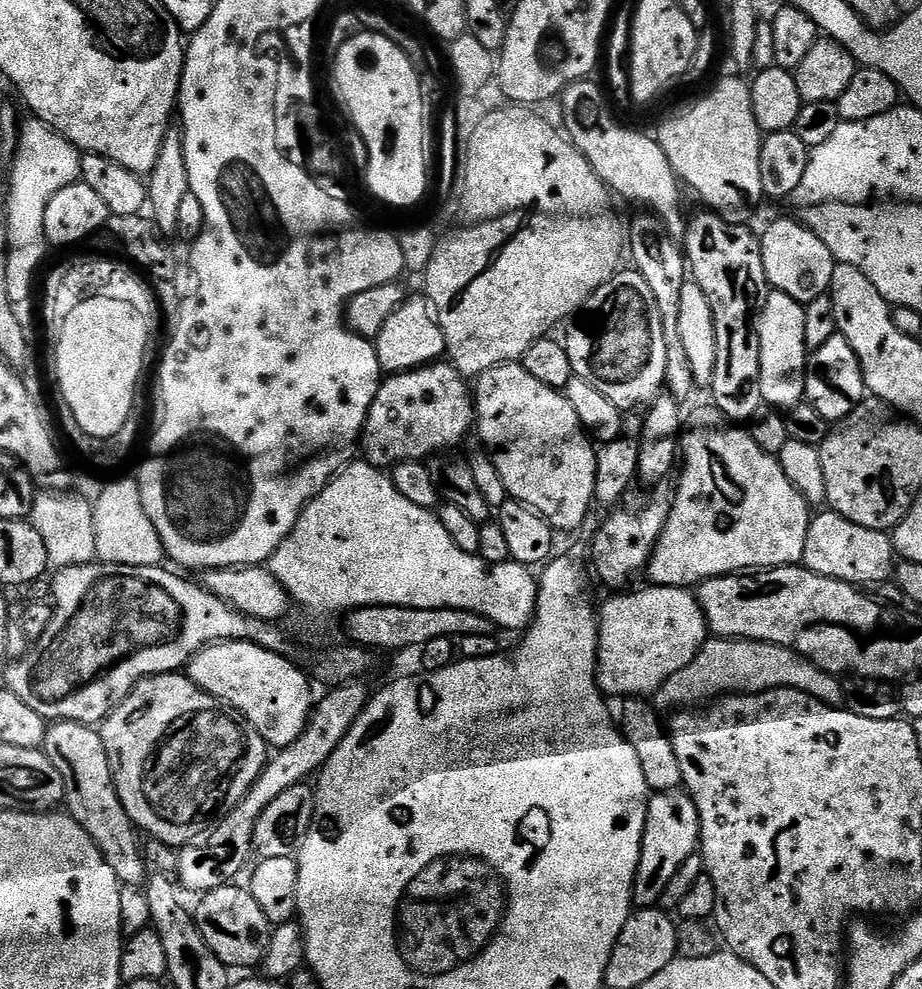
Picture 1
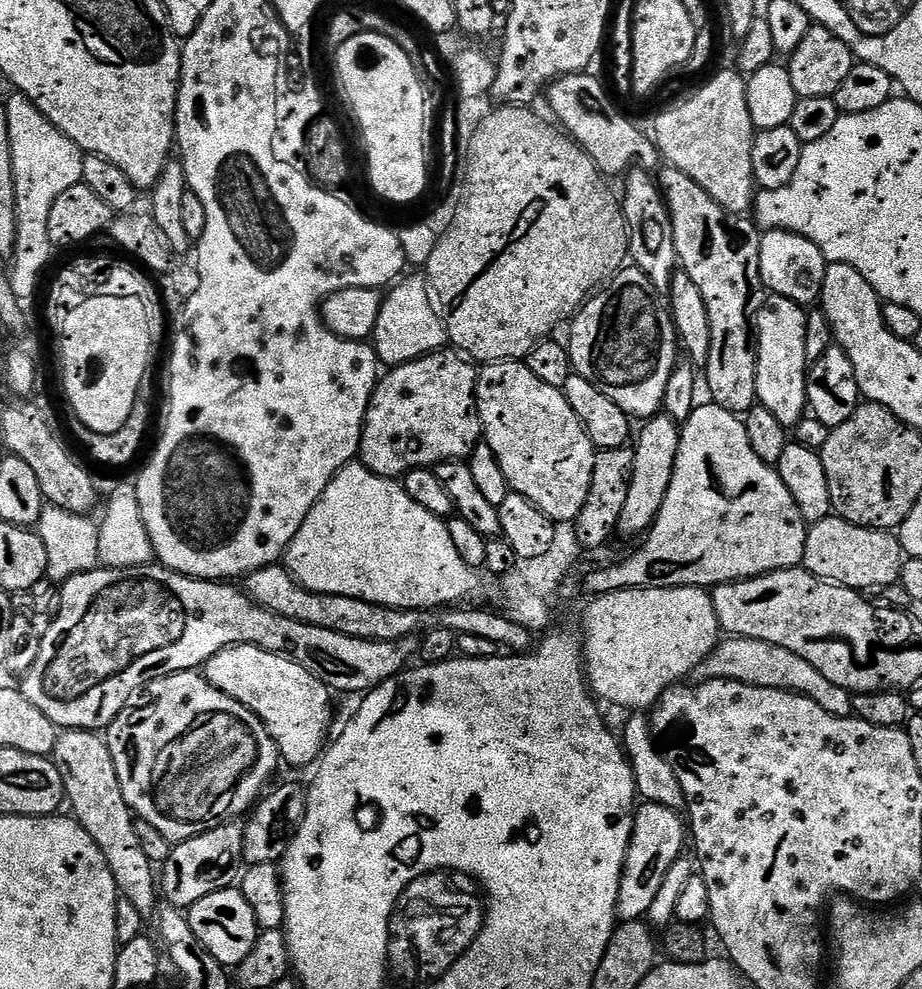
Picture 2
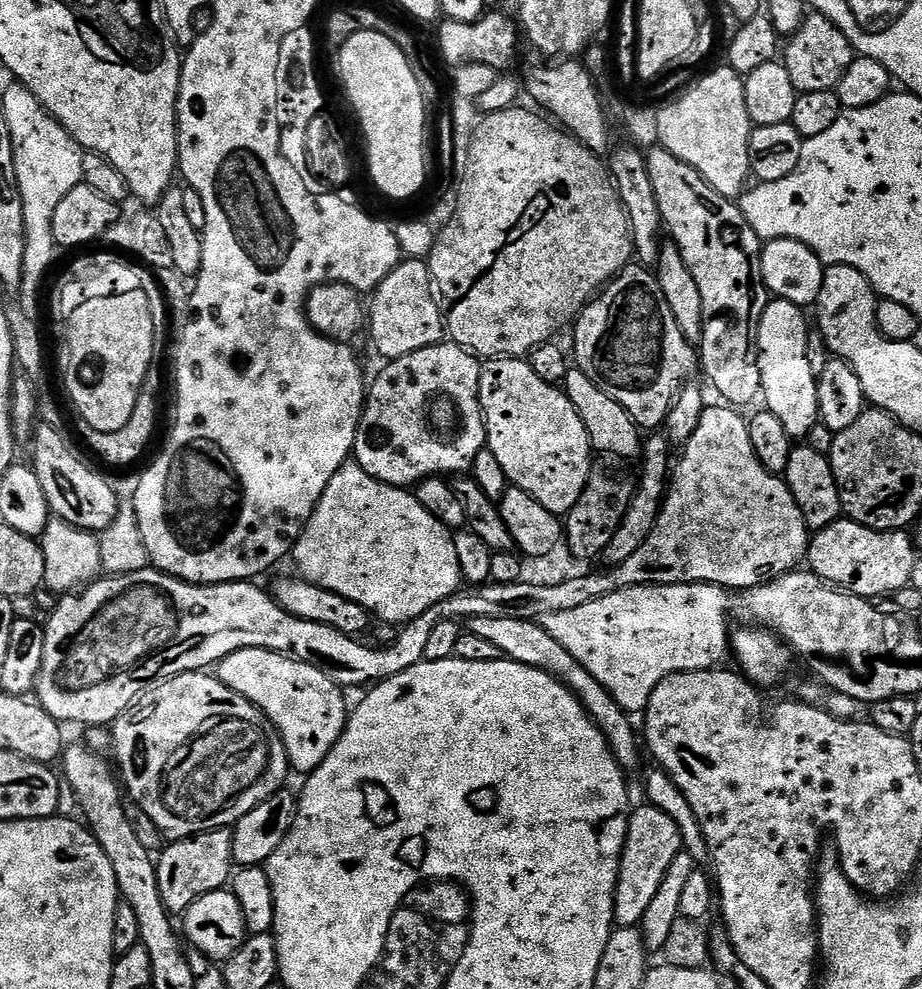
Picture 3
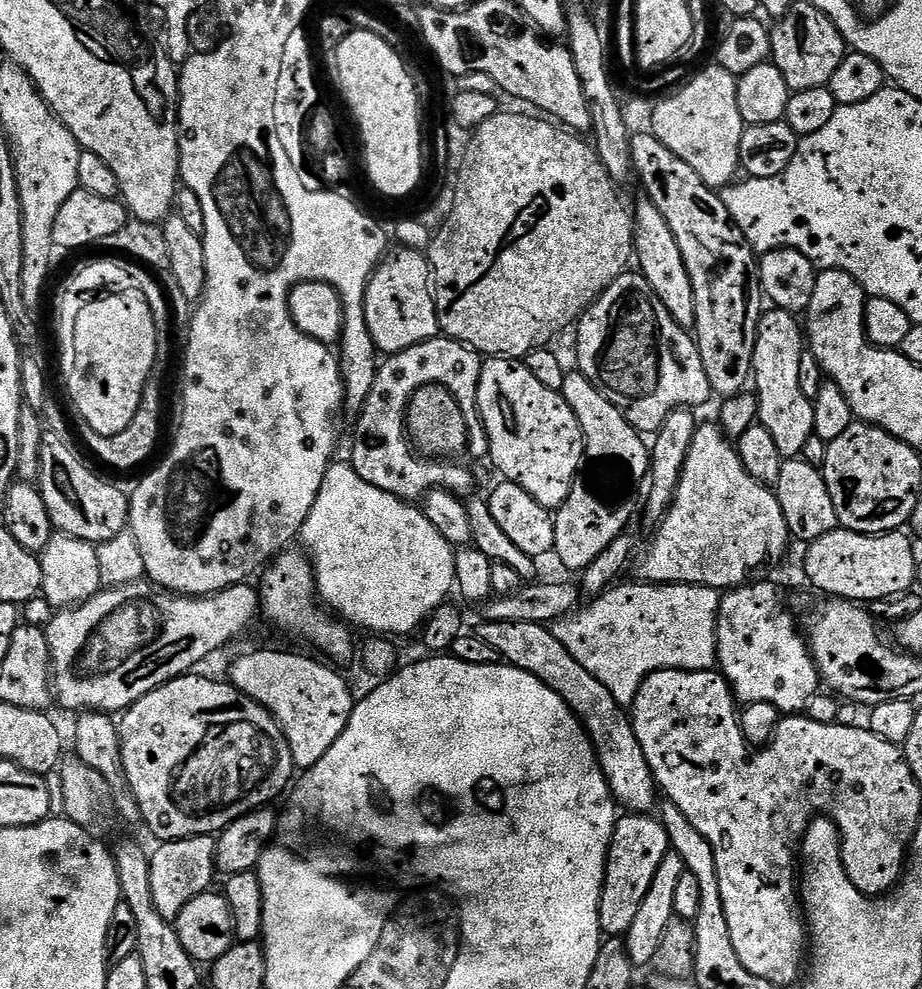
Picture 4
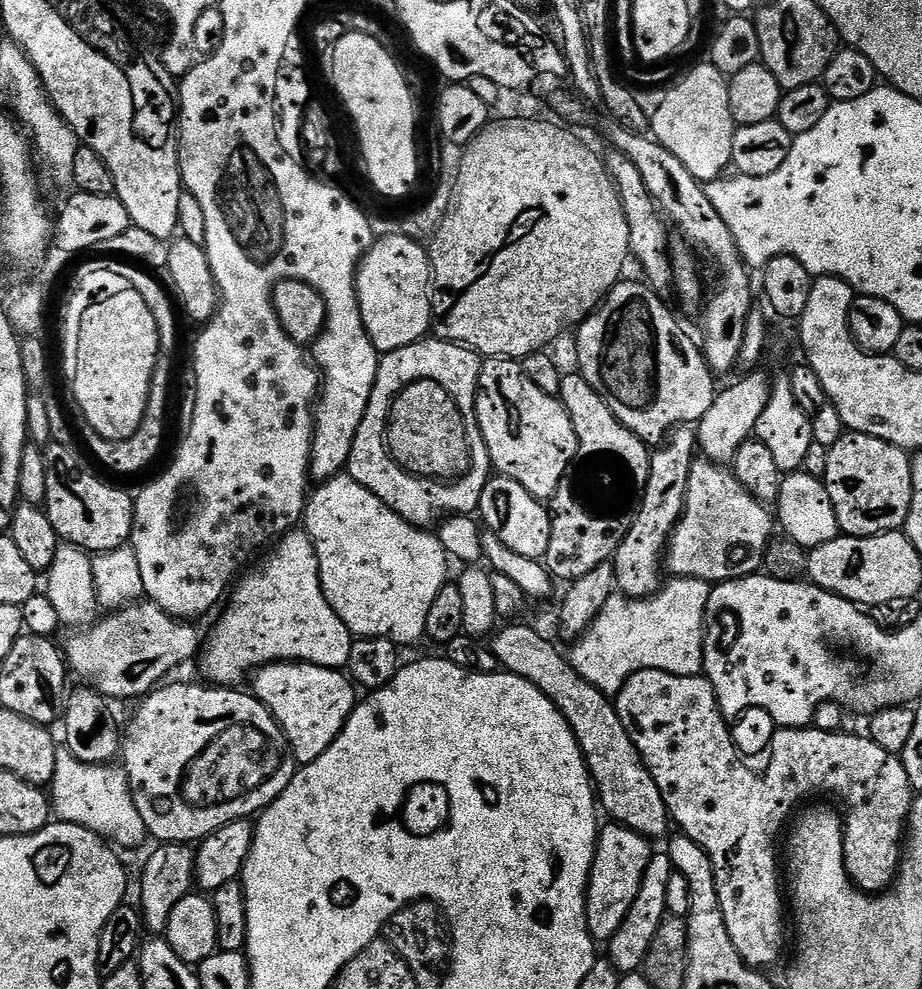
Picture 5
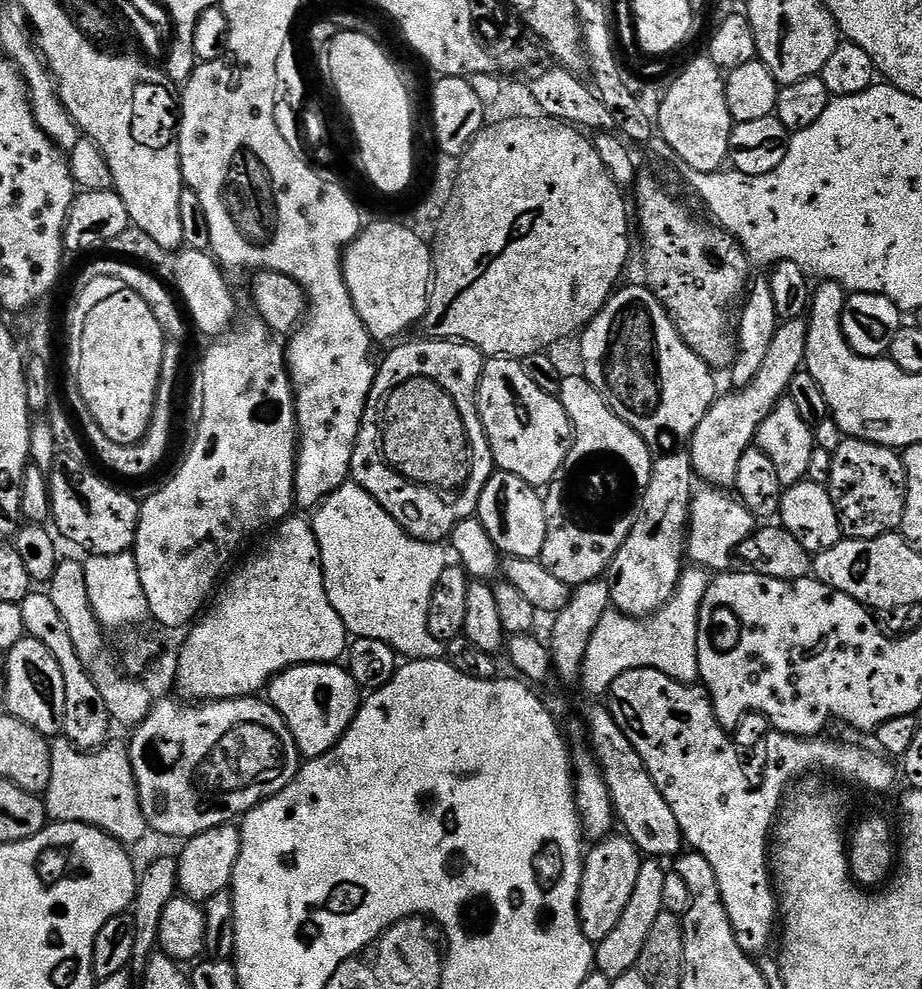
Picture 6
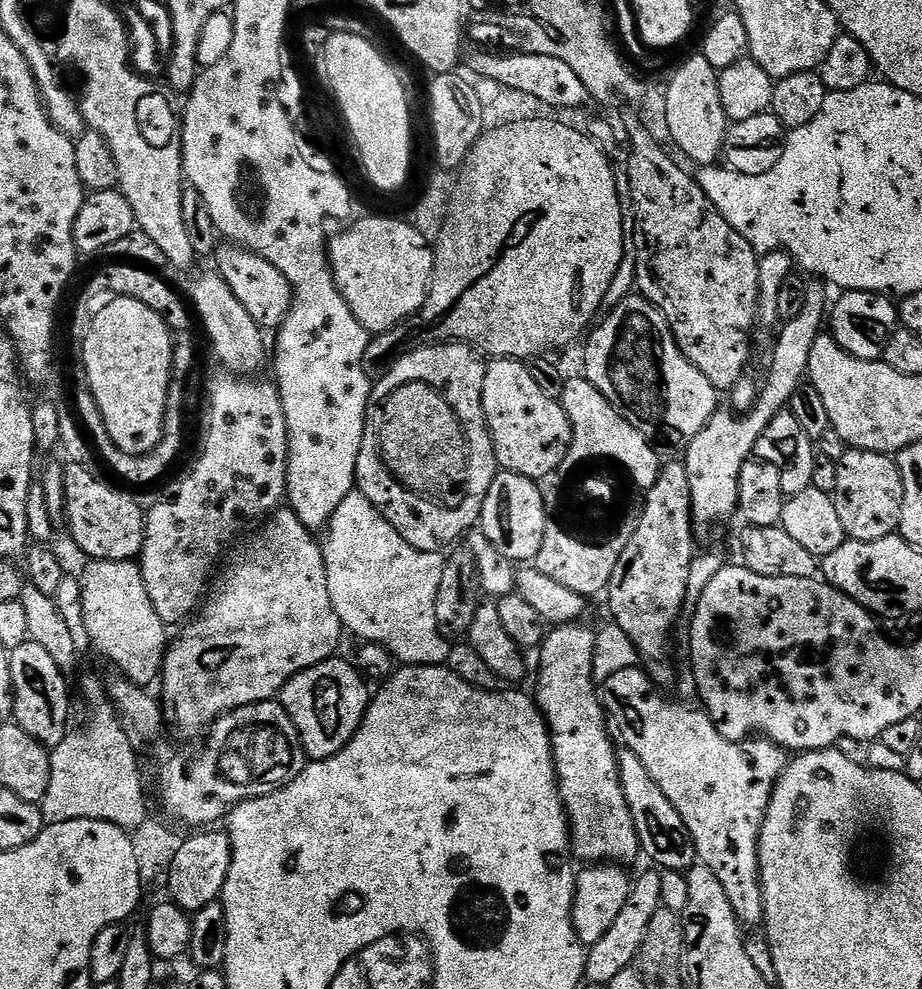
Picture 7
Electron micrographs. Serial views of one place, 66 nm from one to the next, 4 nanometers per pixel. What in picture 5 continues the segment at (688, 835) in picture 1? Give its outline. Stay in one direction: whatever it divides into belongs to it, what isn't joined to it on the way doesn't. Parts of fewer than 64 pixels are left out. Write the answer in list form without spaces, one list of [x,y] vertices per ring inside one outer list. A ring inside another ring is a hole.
[[[608,822],[601,827],[596,841],[596,853],[592,863],[592,873],[588,879],[586,896],[586,922],[593,940],[607,942],[622,926],[634,898],[638,898],[646,866],[650,866],[654,855],[653,841],[648,837],[630,830],[625,824]]]

